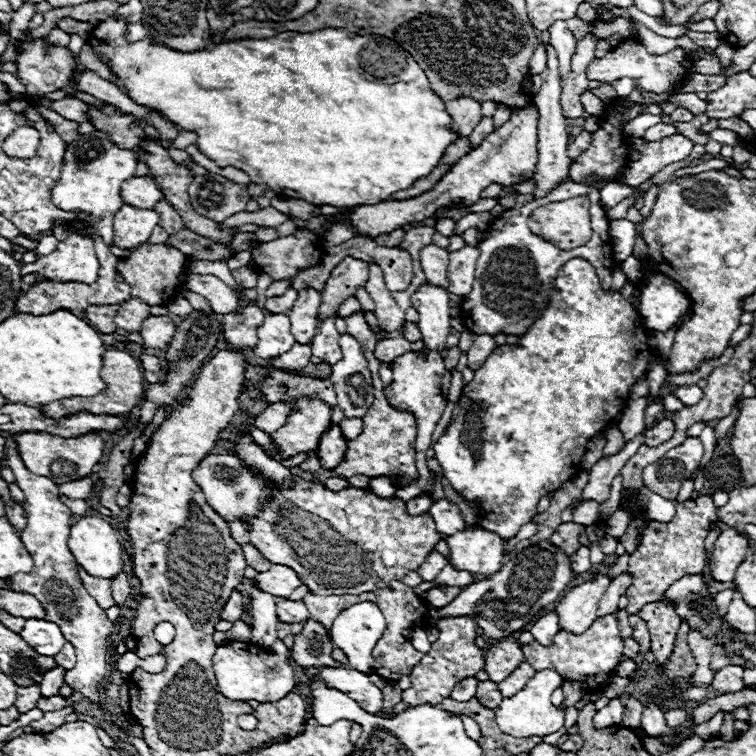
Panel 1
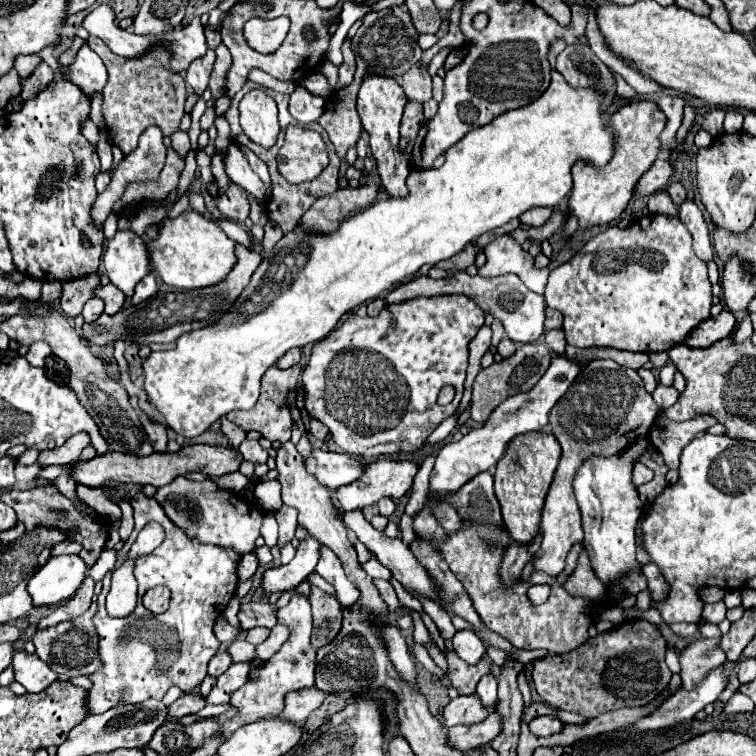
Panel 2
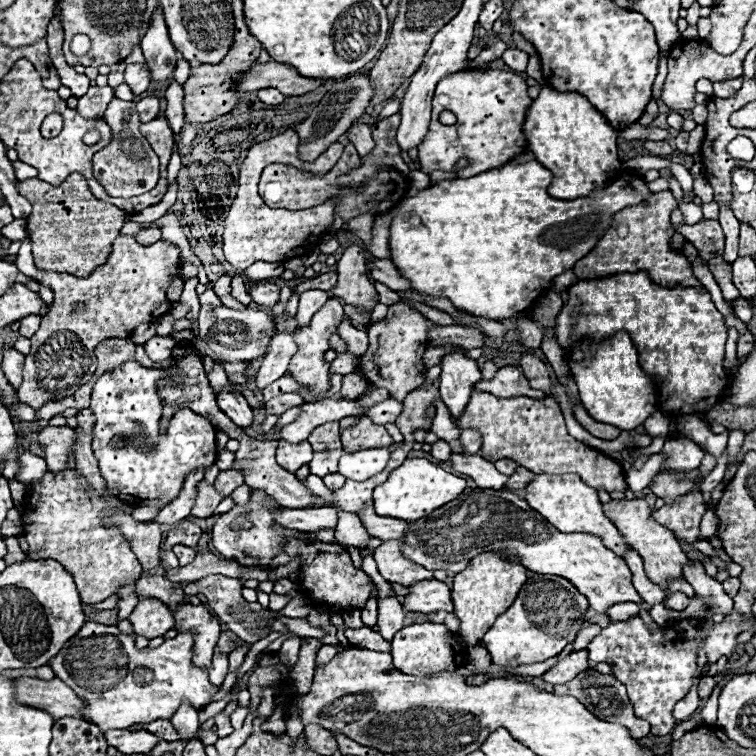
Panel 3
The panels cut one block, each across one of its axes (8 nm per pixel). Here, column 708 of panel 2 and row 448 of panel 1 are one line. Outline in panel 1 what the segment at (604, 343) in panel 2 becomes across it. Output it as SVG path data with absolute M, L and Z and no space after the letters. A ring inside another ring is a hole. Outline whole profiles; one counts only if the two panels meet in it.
M300 400L296 404L300 410L286 420L284 428L270 434L284 458L298 452L316 452L320 436L332 426L330 406L324 400Z

